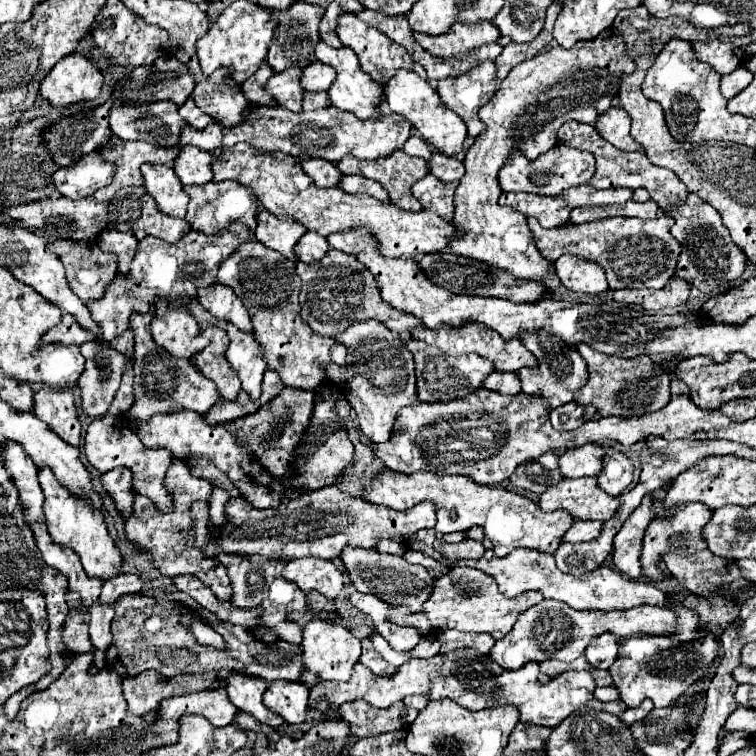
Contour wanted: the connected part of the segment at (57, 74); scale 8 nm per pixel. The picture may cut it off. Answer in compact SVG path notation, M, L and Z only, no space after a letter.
M80 55L60 59L40 85L40 95L52 105L70 105L82 99L96 99L104 83L102 71Z

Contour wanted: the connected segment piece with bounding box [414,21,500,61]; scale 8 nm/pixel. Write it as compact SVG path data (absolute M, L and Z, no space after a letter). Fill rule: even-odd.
M486 21L486 23L476 23L474 27L458 25L454 27L454 31L440 37L418 35L418 33L414 33L414 37L430 55L446 61L446 59L462 59L466 53L482 45L488 45L492 41L498 41L500 31L492 21Z

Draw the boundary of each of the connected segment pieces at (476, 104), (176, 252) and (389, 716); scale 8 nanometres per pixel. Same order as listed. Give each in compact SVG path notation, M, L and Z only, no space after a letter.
M480 63L474 71L468 71L468 75L438 81L442 103L462 117L470 139L476 139L484 131L478 109L492 99L496 89L498 83L494 83L494 63Z
M234 223L226 231L210 237L200 231L190 231L178 243L166 243L158 237L146 237L138 243L136 257L130 263L130 273L118 273L116 279L106 287L104 297L86 301L86 307L92 319L102 329L102 335L112 341L130 327L130 315L148 313L158 297L188 303L196 297L198 287L214 285L218 265L226 259L226 255L230 255L230 251L234 251L234 247L238 247L238 243L242 243L242 239L248 239L248 227L240 223Z
M402 701L386 709L370 707L370 703L346 703L338 709L338 719L350 725L352 739L362 739L362 737L372 737L372 735L404 729L406 725L402 717L404 709L406 705Z

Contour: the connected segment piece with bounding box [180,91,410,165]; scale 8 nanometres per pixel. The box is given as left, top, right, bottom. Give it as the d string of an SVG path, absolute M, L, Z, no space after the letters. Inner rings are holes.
M306 91L304 93L304 107L300 113L286 111L284 107L256 107L252 105L254 111L258 111L258 119L250 119L250 123L242 123L242 127L218 127L218 123L210 123L204 129L194 129L194 127L184 127L180 135L180 145L192 143L198 149L210 151L210 153L220 153L236 143L244 141L260 151L282 151L286 155L294 157L320 157L330 163L338 163L346 155L354 155L356 159L380 159L388 157L404 147L404 141L410 137L410 123L402 119L396 113L390 113L386 105L382 105L382 117L378 121L360 121L354 115L336 109L330 103L330 97L326 91Z

